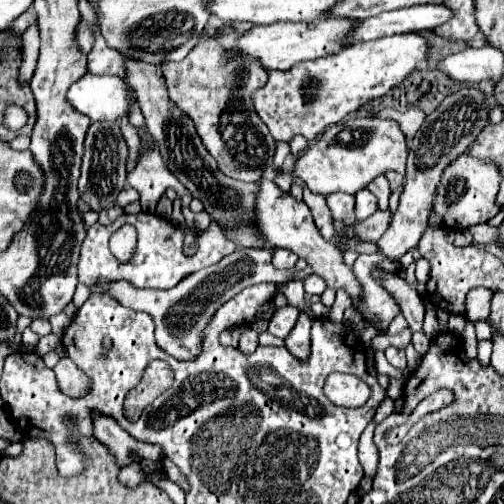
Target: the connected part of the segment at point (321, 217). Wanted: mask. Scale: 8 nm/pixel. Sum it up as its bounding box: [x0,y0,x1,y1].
[292,177,334,241]

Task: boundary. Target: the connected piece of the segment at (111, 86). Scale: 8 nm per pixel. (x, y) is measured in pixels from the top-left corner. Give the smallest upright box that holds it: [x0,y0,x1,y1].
[68,75,136,121]

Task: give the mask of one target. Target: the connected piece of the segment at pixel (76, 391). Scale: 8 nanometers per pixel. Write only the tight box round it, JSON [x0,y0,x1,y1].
[54,357,90,397]

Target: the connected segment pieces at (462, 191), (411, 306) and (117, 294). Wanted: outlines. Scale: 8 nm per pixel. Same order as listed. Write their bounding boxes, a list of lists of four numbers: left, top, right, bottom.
[[434,153,500,231],[372,269,424,331],[102,247,312,359]]

